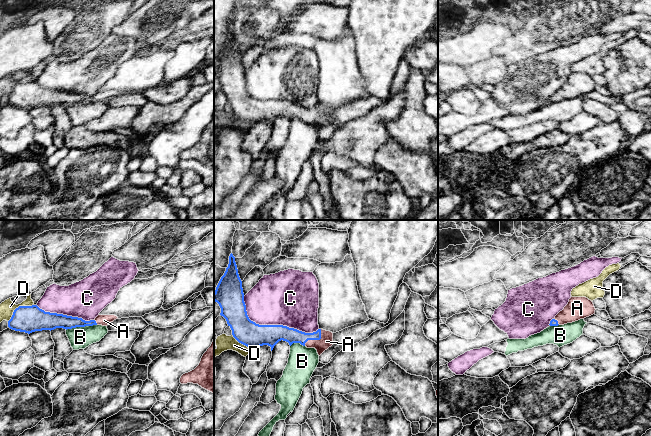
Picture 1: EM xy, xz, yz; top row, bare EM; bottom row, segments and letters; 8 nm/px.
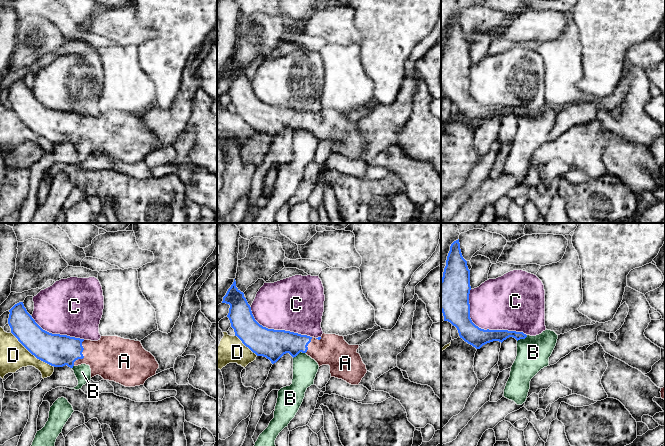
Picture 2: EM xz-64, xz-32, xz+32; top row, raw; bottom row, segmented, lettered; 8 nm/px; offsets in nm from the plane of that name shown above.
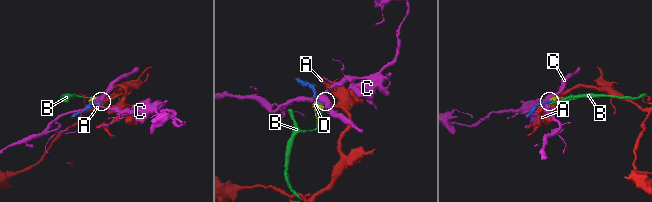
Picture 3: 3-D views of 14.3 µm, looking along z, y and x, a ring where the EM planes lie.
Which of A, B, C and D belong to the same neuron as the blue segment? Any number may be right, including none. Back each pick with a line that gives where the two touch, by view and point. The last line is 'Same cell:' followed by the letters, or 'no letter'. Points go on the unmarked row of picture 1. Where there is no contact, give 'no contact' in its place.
A: contact xz (316, 115)
Same cell: A

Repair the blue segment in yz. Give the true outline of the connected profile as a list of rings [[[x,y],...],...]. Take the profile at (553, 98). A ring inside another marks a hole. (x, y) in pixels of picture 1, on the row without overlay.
[[[572,73],[568,80],[550,97],[550,102],[564,101],[595,90],[595,83],[586,73]]]

